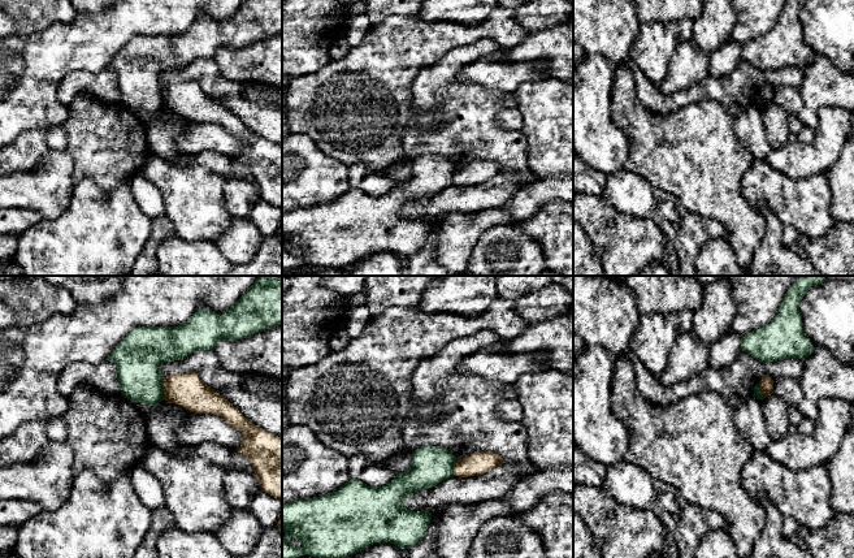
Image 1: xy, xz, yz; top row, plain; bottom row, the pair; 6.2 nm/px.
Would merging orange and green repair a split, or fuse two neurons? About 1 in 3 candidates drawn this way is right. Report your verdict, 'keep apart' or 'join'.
keep apart

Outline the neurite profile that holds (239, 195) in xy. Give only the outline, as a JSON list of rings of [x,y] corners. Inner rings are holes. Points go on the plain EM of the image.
[[[240,178],[225,181],[224,202],[233,217],[247,217],[260,199],[253,182]]]

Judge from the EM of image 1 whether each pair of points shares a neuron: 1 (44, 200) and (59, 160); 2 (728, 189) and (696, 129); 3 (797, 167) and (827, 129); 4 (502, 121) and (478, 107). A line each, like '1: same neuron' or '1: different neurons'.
1: same neuron
2: same neuron
3: same neuron
4: different neurons

